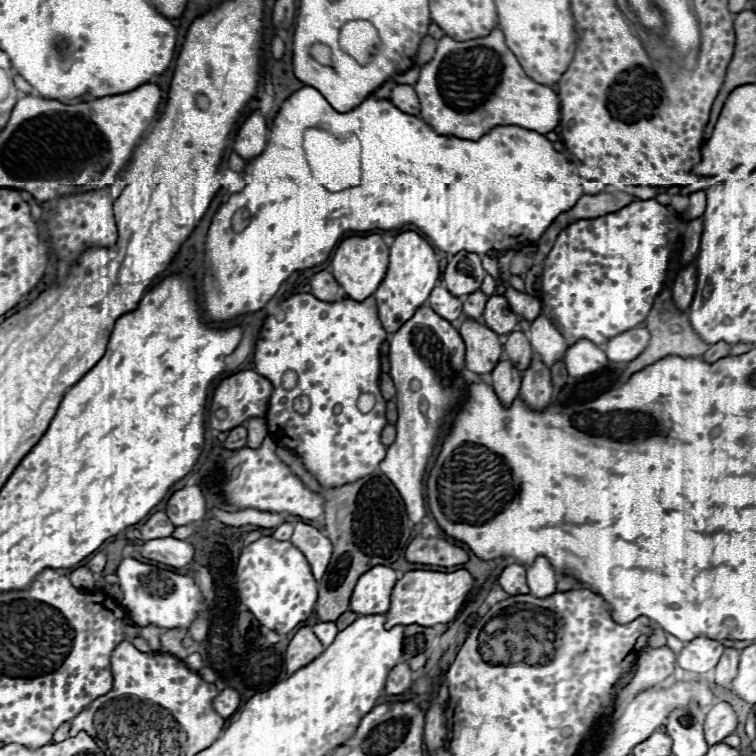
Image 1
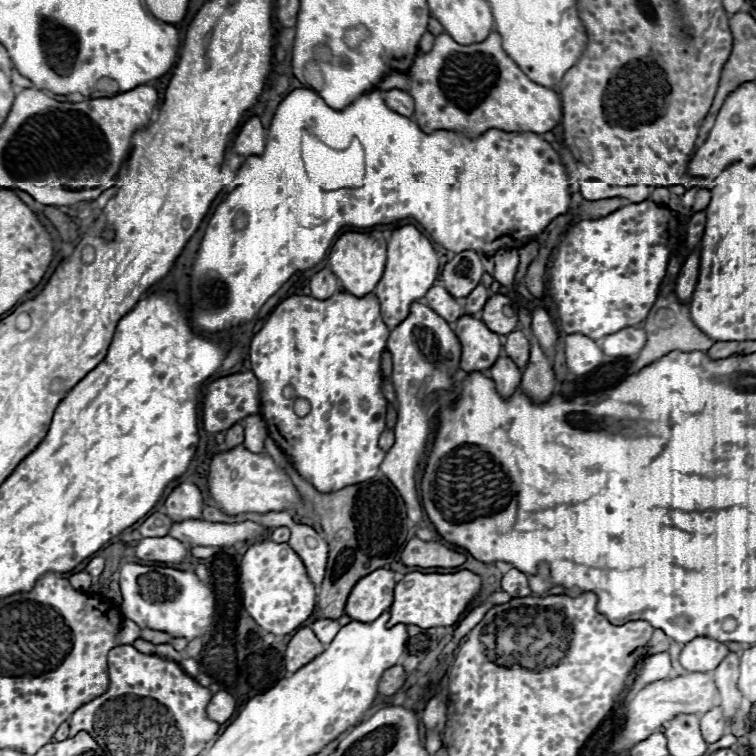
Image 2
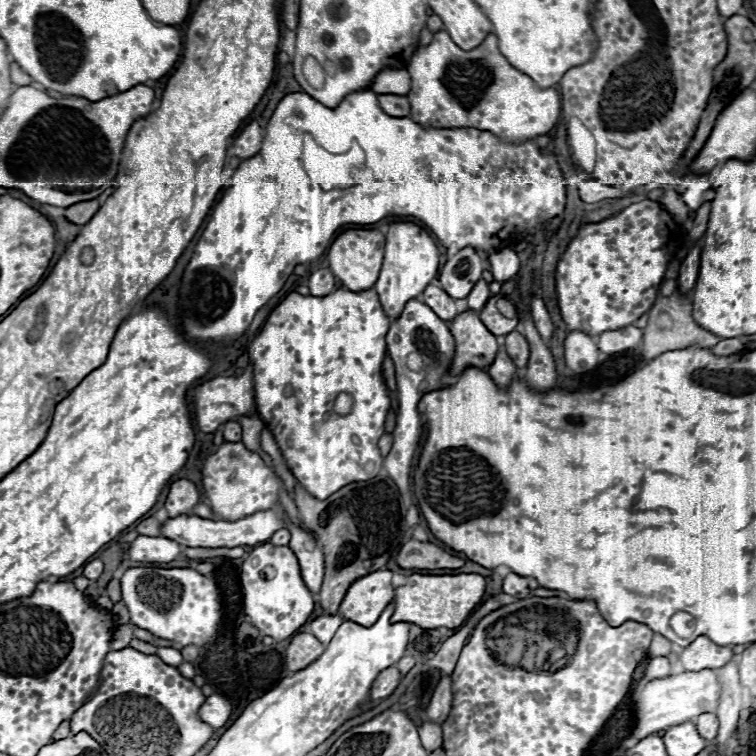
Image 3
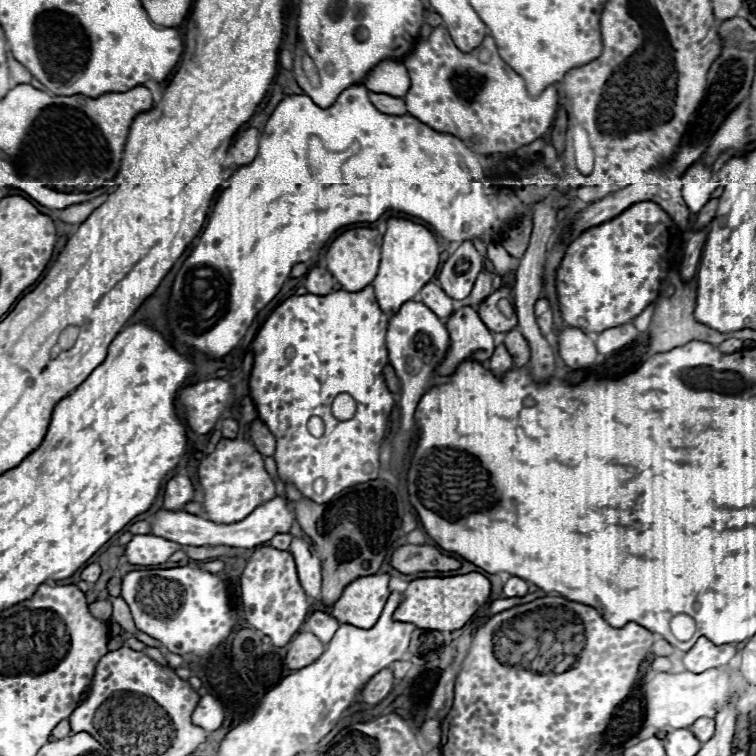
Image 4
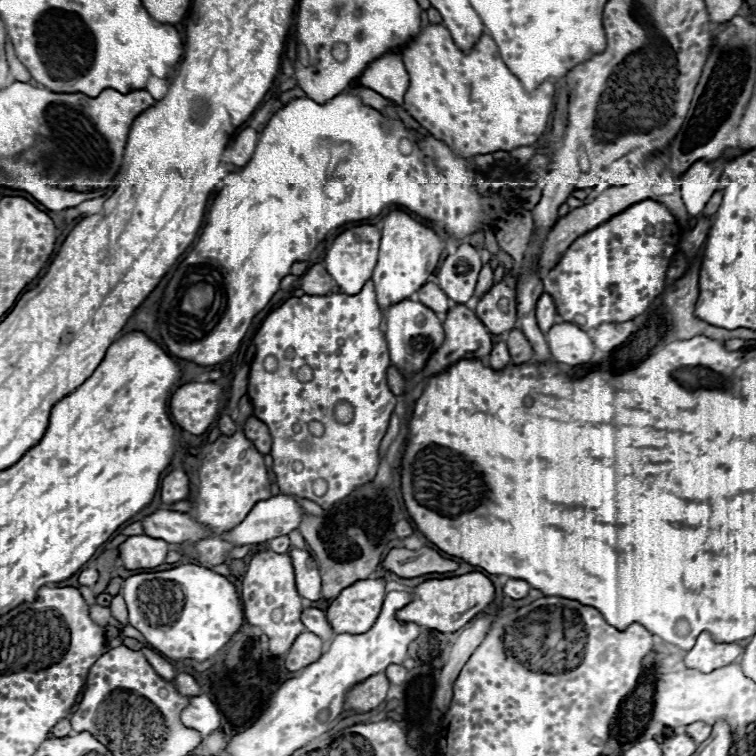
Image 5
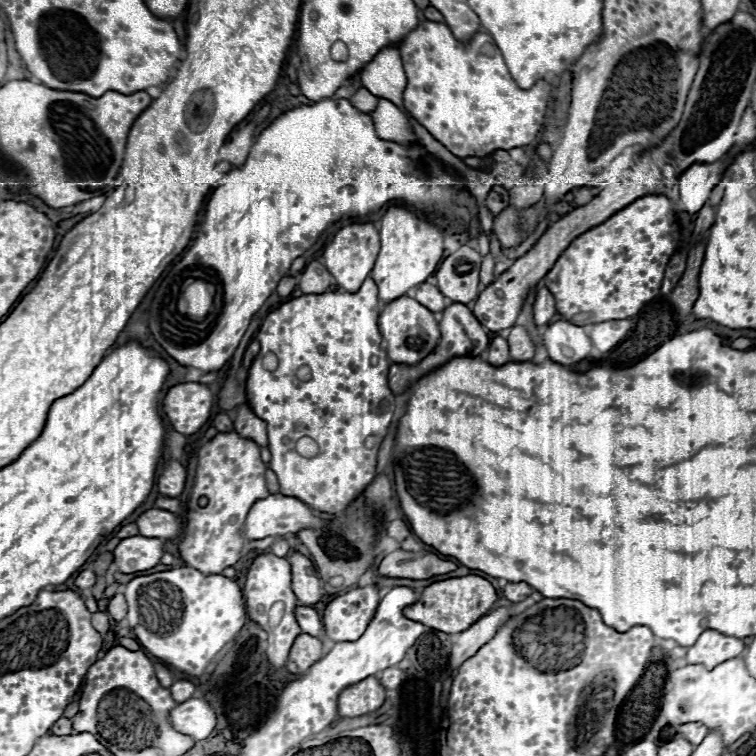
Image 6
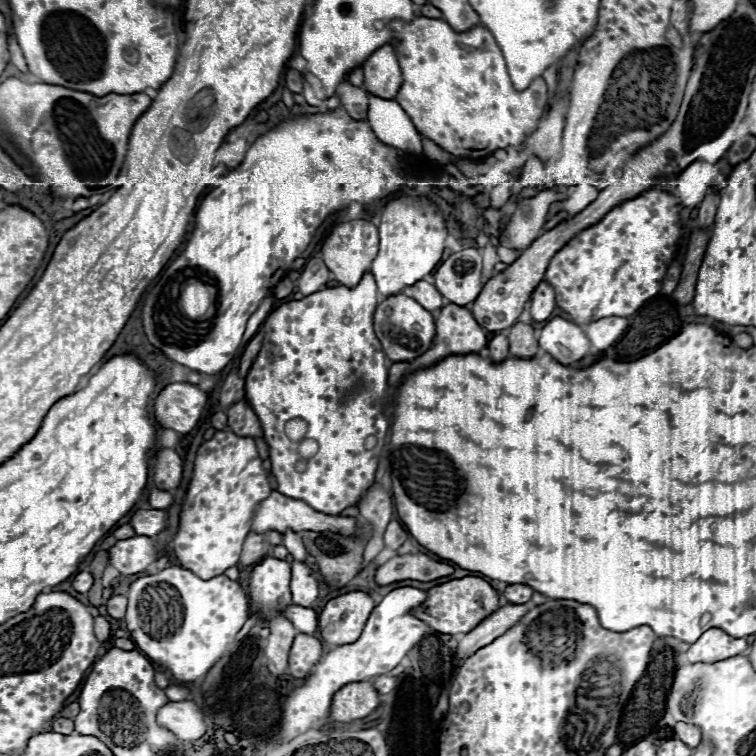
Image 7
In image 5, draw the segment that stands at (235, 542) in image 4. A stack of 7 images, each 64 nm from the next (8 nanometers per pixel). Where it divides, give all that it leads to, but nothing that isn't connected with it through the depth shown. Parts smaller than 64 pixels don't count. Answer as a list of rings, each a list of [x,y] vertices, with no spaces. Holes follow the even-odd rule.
[[[278,494],[268,500],[260,500],[244,518],[244,522],[224,534],[224,538],[238,546],[260,544],[270,538],[290,534],[300,526],[302,516],[304,510],[292,496]],[[156,510],[142,520],[144,534],[150,538],[160,538],[170,544],[196,542],[208,534],[208,528],[200,526],[190,514]]]

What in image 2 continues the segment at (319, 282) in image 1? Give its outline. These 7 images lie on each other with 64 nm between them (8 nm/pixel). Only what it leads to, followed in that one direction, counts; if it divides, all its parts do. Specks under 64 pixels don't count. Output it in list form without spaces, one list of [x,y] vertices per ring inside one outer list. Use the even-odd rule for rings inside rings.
[[[324,268],[312,276],[310,288],[312,288],[314,298],[320,298],[320,300],[330,298],[332,294],[338,292],[338,278],[328,268]]]

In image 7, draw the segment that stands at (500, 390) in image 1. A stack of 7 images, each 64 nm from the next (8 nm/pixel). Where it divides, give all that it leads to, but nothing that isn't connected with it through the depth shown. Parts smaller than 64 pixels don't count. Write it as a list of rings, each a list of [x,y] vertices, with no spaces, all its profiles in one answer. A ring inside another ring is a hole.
[[[494,334],[492,340],[488,342],[488,350],[490,350],[490,358],[500,362],[508,358],[508,338],[504,334]]]

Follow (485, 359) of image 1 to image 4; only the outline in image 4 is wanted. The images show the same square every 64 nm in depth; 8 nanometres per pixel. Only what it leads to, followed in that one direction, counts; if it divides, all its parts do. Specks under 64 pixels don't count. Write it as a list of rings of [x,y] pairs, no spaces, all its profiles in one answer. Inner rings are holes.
[[[460,308],[446,322],[450,334],[450,346],[446,350],[444,360],[434,368],[436,376],[450,376],[456,366],[464,360],[484,362],[494,352],[492,332],[484,326],[478,312],[474,308]]]

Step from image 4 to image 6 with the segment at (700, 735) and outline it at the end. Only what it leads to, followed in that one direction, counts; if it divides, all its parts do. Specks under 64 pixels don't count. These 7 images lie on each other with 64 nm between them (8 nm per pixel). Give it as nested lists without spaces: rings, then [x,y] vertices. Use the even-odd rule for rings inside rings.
[[[688,722],[688,724],[682,724],[682,726],[680,726],[680,736],[686,738],[686,740],[688,740],[690,744],[694,744],[694,746],[698,746],[698,742],[702,742],[706,734],[708,734],[706,726],[702,726],[702,724],[698,724],[698,722]]]

